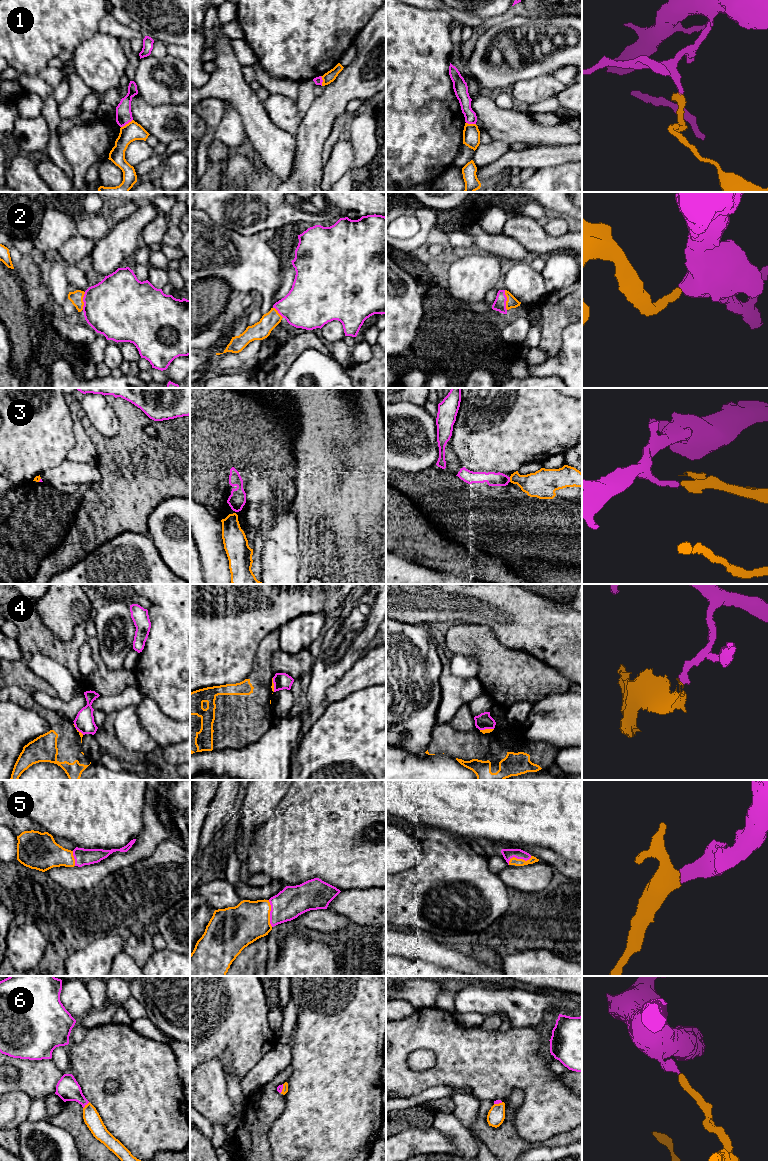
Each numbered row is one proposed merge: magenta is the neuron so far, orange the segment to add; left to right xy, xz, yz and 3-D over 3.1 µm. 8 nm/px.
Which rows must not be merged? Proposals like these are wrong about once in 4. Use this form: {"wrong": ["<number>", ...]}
{"wrong": ["1", "3", "4"]}

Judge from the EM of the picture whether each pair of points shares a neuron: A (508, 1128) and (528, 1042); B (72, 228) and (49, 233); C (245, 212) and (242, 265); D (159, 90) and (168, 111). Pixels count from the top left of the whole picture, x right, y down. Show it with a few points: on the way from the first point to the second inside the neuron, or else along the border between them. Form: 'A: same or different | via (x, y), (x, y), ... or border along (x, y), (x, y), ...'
A: different | border along (518, 1087), (523, 1092), (523, 1102), (515, 1111)
B: same | via (66, 228), (57, 228), (55, 230)
C: different | border along (222, 225), (242, 234), (257, 235)
D: different | border along (142, 98), (153, 106), (179, 104)

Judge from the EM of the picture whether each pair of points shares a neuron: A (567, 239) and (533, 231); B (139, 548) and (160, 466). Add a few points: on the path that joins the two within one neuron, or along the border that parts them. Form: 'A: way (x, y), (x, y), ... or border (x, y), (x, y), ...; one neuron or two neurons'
A: way (559, 242), (544, 242), (541, 239); one neuron
B: border (118, 535), (124, 532), (138, 532), (146, 536); two neurons

